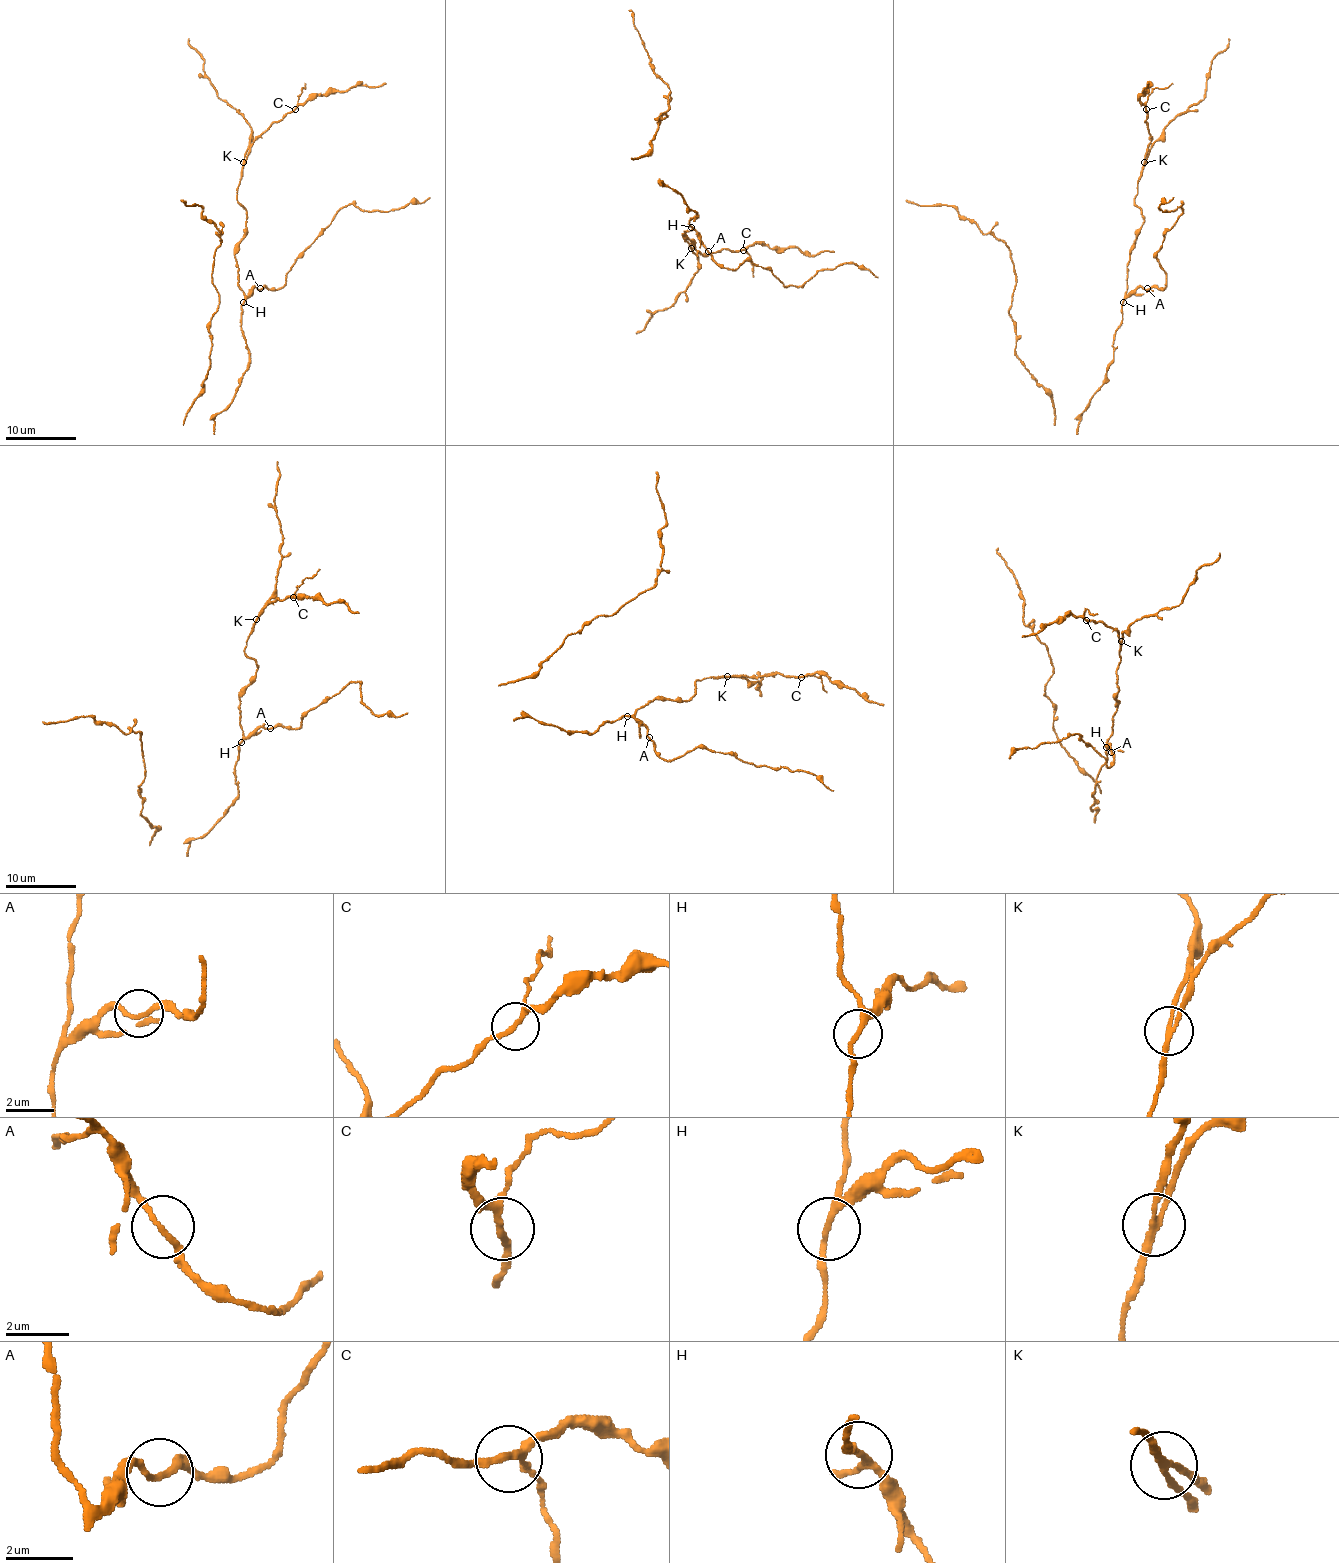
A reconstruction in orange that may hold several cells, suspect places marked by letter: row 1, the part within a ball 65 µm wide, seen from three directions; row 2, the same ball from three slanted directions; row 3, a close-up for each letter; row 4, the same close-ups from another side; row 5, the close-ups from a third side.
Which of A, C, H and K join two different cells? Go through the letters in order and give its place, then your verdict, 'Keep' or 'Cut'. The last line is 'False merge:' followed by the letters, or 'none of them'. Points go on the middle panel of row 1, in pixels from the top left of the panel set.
A: Place: (708, 251). Keep
C: Place: (743, 250). Keep
H: Place: (691, 227). Keep
K: Place: (691, 248). Cut
False merge: K

